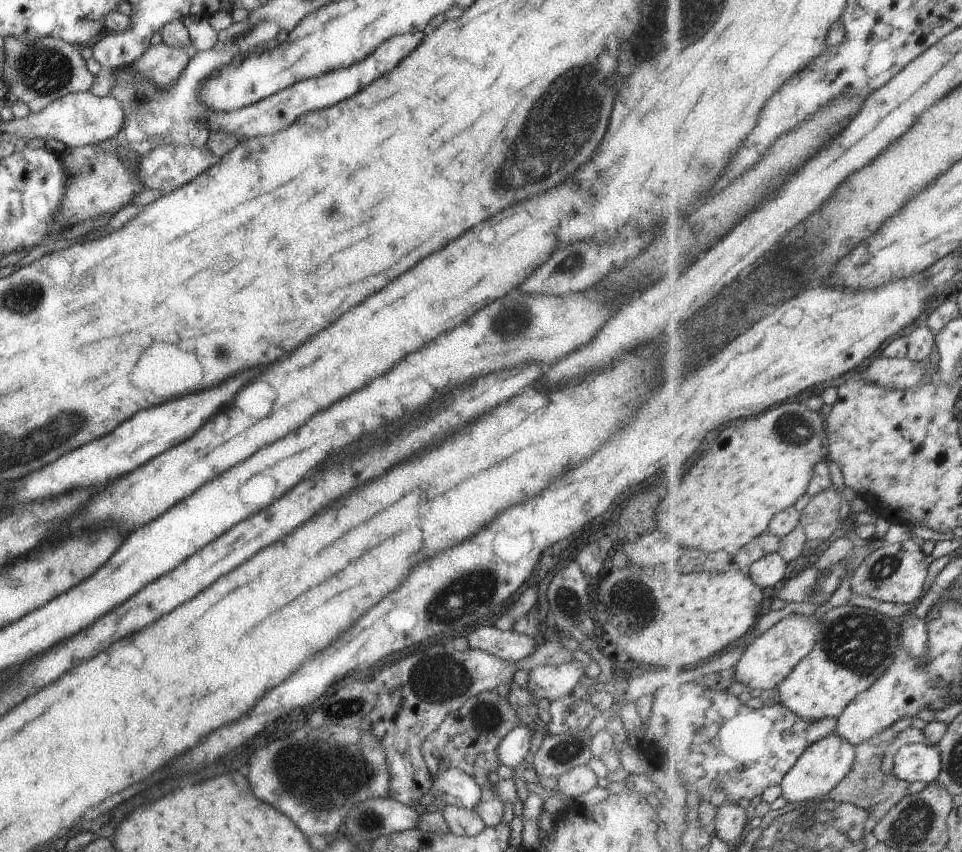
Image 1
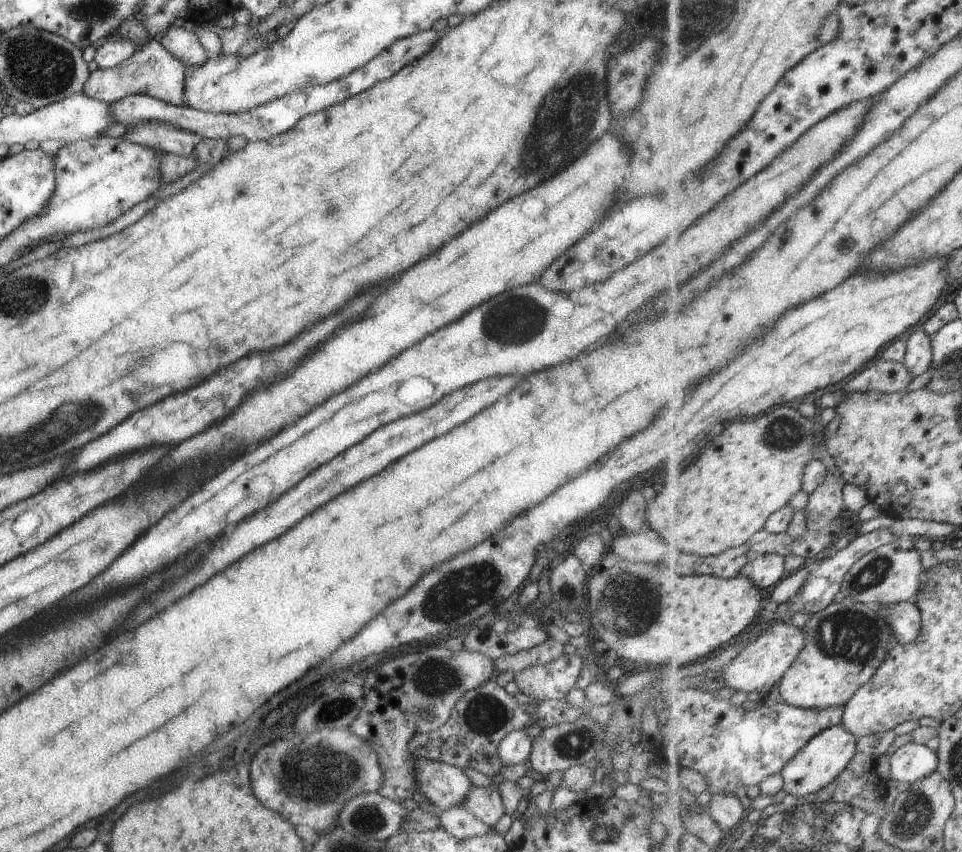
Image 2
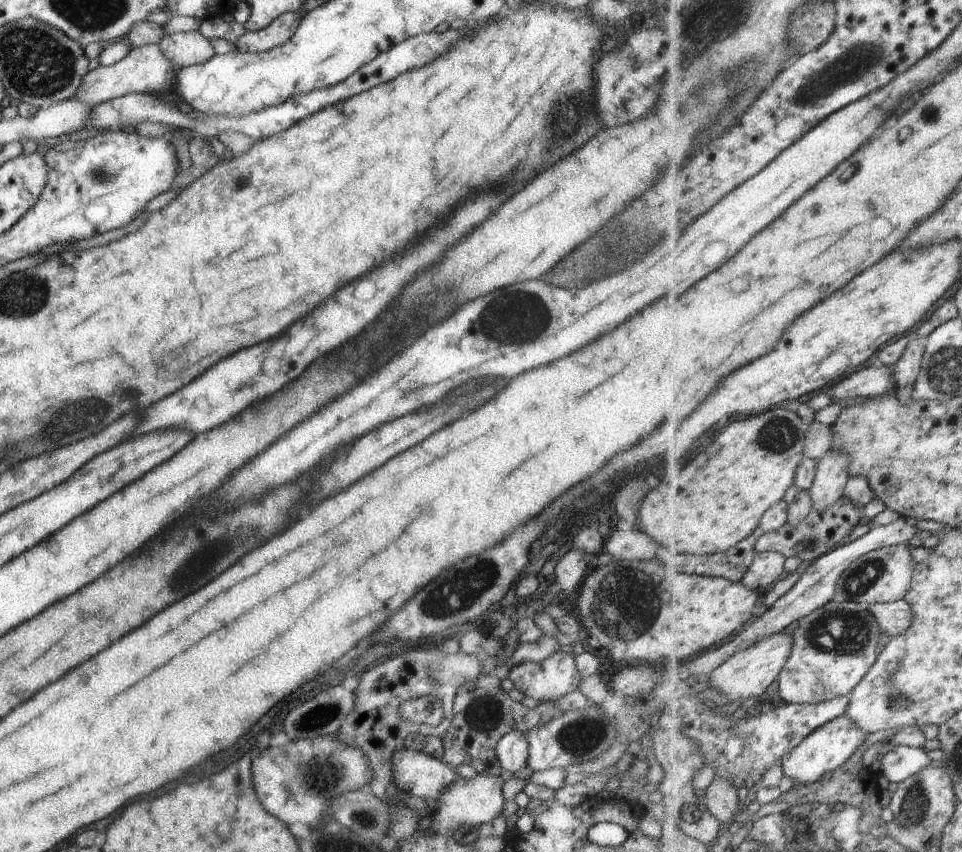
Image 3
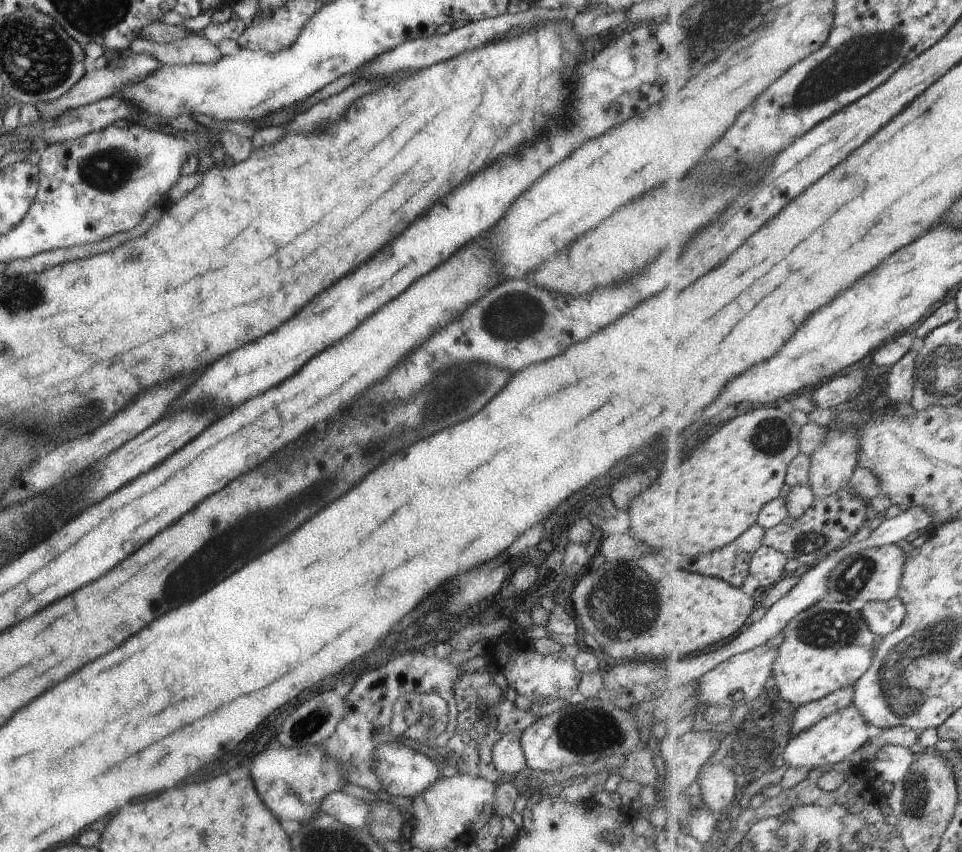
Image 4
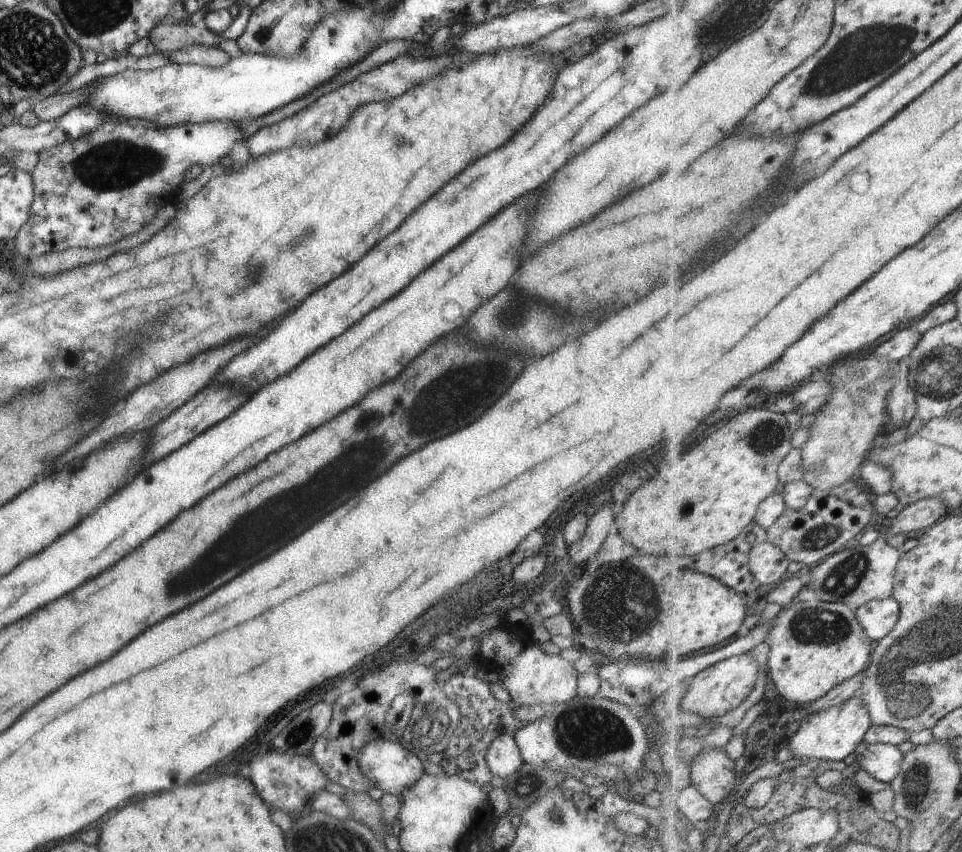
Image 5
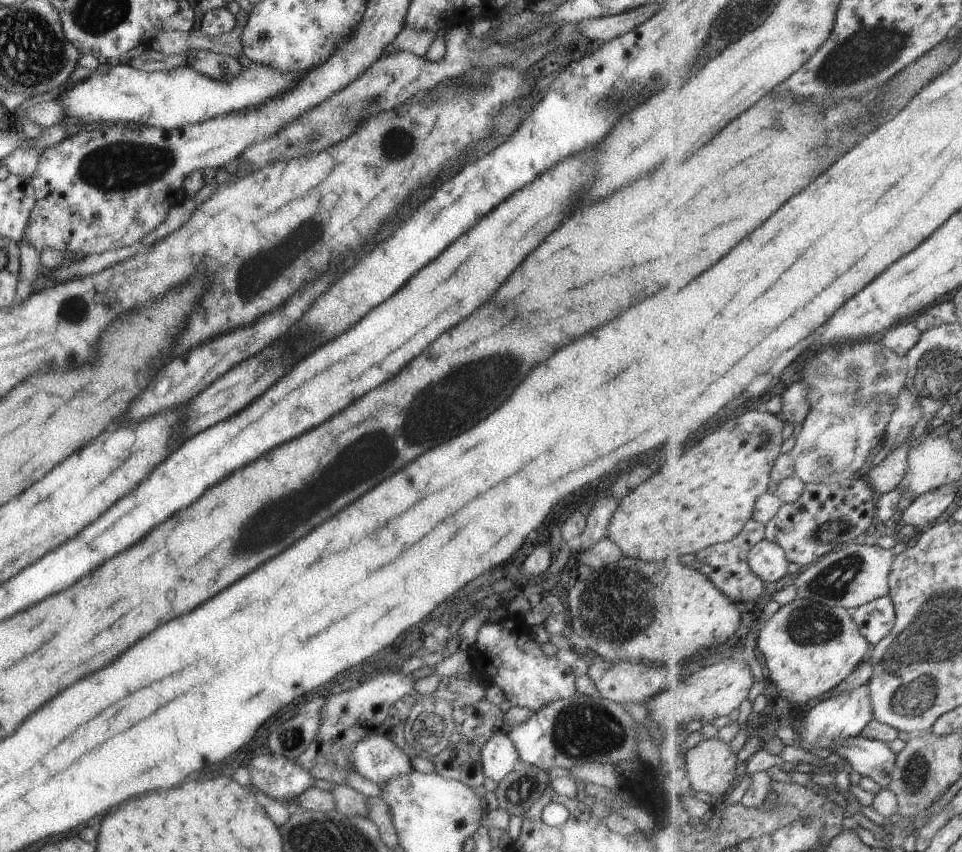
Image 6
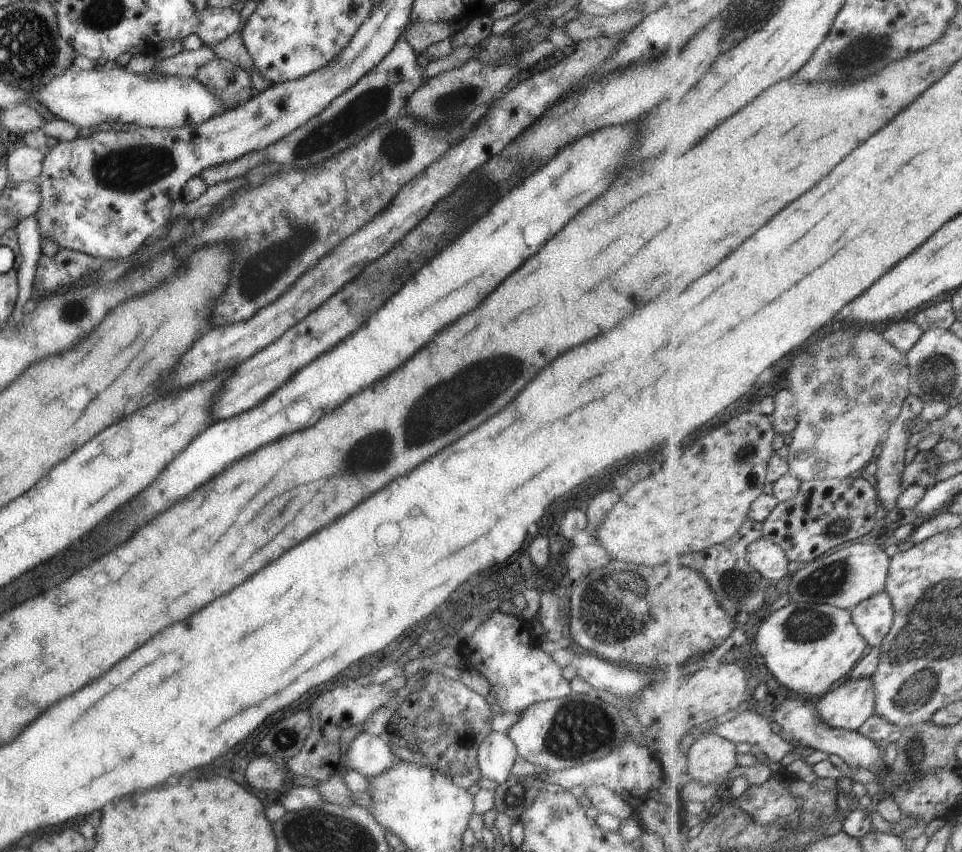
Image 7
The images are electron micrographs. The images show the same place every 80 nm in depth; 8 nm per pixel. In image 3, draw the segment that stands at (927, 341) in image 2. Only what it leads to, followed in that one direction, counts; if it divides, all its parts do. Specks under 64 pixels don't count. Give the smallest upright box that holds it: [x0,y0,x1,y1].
[895,334,927,389]

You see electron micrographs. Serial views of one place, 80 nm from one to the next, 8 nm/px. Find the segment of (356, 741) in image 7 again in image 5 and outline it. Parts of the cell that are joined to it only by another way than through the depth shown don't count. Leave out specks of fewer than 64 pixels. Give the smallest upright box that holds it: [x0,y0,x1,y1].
[357,738,425,794]

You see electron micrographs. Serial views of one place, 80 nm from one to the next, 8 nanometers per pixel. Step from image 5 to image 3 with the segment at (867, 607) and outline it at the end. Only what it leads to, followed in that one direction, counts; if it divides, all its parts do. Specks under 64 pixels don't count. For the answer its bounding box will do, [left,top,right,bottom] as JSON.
[868,599,914,639]

